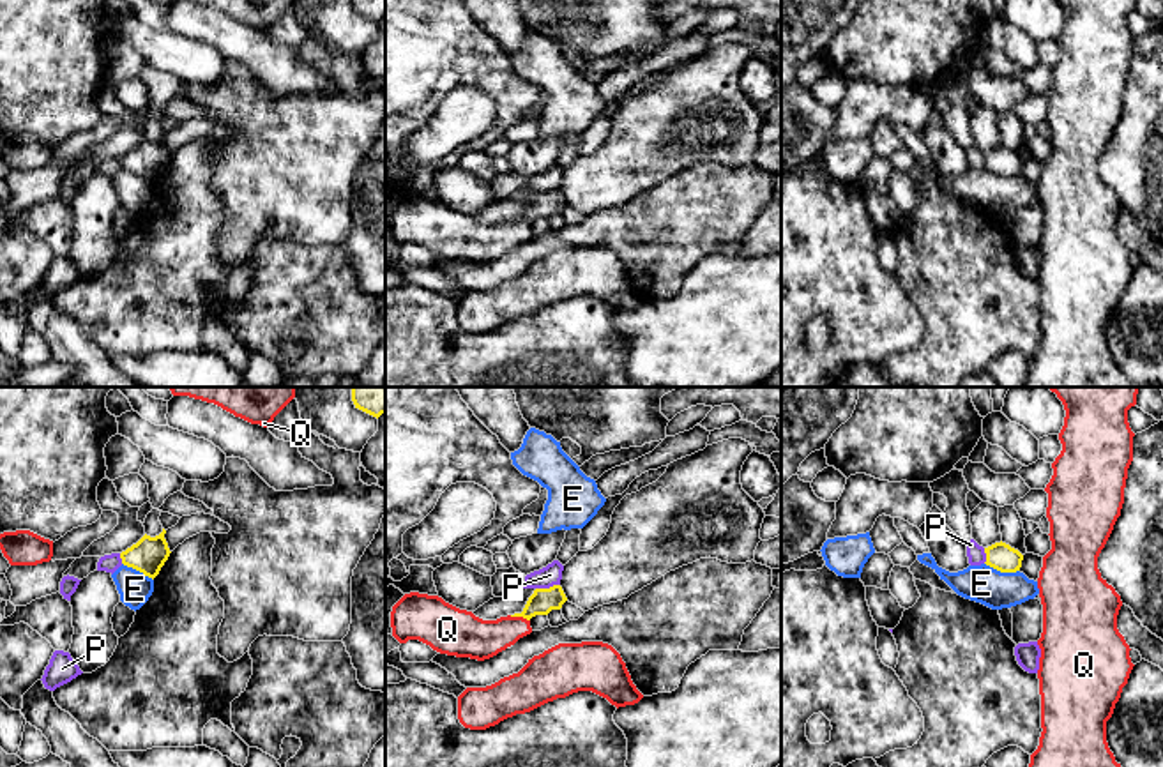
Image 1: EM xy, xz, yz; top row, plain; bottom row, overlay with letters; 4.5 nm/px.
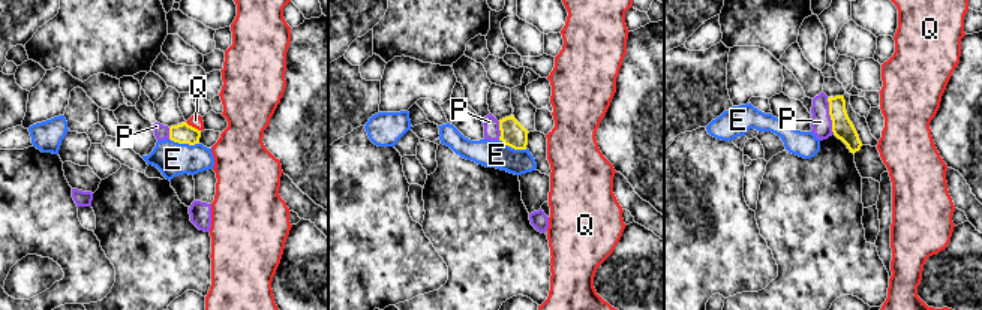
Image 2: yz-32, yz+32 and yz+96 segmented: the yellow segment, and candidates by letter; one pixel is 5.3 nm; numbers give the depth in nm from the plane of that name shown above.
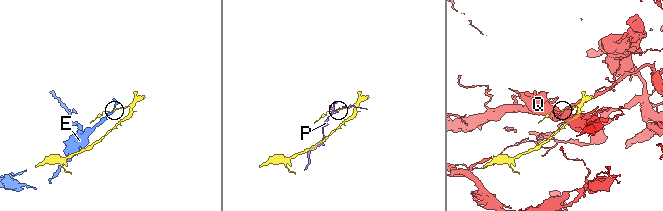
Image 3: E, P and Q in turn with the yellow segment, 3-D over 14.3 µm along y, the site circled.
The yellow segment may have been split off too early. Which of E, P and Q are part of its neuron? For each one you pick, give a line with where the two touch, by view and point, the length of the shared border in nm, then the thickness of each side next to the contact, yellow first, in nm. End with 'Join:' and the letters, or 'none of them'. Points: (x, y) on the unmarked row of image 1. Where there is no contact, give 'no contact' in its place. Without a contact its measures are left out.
Join: none of them

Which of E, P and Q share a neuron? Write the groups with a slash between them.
E / P / Q

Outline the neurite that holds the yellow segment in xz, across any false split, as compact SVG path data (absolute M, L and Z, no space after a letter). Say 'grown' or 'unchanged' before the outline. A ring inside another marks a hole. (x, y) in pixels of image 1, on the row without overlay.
unchanged; M553 189L550 193L536 193L528 201L521 217L514 217L511 221L523 221L530 224L536 219L548 219L551 214L560 214L567 205L560 189Z

